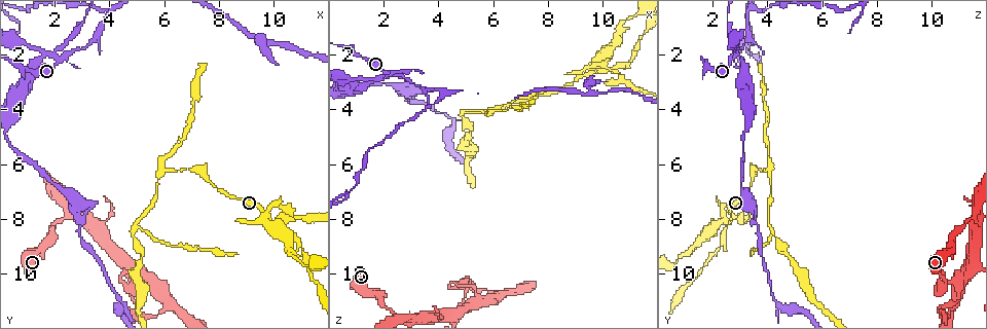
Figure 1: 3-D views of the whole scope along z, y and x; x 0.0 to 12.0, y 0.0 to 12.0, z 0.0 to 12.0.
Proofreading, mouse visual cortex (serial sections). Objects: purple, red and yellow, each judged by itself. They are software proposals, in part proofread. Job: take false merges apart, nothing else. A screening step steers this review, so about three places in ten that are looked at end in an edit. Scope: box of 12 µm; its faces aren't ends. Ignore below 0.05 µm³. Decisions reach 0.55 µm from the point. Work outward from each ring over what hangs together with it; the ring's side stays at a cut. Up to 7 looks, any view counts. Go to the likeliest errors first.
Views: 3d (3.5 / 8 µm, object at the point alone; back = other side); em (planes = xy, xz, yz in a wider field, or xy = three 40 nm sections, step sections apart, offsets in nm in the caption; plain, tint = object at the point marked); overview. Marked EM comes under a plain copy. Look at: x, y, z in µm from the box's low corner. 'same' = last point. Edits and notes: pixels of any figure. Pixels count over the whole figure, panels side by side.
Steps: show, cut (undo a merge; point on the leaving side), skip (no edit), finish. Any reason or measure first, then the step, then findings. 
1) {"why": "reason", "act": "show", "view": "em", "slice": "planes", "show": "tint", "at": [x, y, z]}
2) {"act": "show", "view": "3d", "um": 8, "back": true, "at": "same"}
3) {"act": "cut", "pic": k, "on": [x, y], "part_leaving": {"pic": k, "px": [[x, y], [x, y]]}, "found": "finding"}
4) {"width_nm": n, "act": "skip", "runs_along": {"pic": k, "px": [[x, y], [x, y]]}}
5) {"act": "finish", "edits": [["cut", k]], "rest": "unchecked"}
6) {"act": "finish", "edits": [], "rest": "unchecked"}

{"act": "show", "view": "3d", "um": 3.5, "at": [2.4, 2.0, 2.8]}

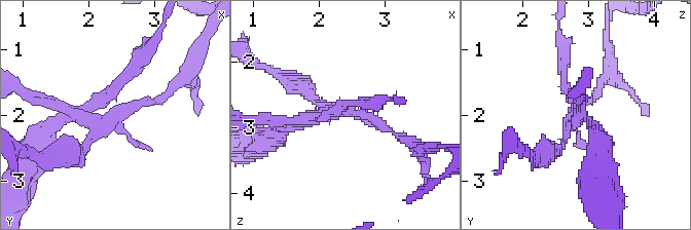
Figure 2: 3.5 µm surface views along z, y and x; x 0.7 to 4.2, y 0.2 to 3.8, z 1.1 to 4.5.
{"why": "now the EM", "act": "show", "view": "em", "slice": "xy", "step": 5, "show": "tint", "at": [2.50, 1.95, 2.75]}

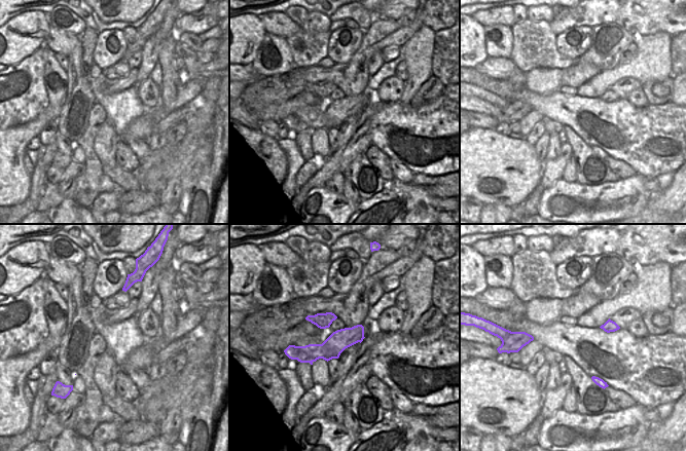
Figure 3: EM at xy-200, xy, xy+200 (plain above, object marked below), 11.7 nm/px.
{"width_nm": 240, "act": "cut", "pic": 2, "on": [292, 127], "part_leaving": {"pic": 2, "px": [[325, 111], [270, 140], [258, 140]]}, "found": "a second cell is stuck on"}

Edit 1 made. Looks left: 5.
{"act": "show", "view": "overview"}

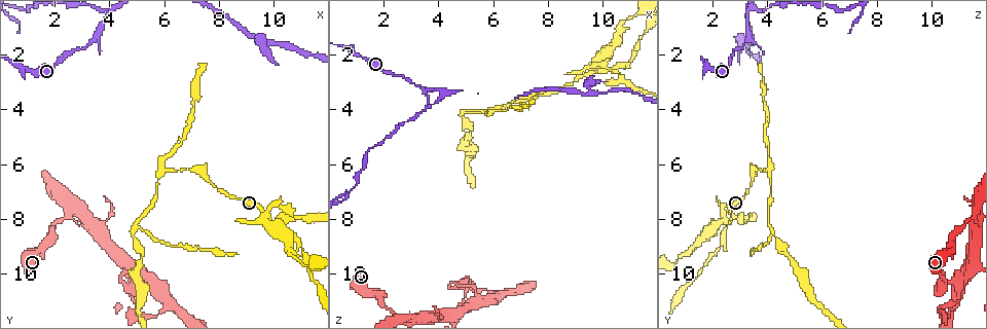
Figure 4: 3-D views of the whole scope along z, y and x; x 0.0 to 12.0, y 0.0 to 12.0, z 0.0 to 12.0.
{"why": "thin neck", "act": "show", "view": "3d", "um": 3.5, "at": [6.0, 6.1, 4.1]}

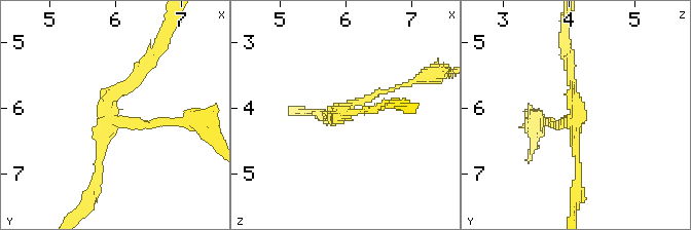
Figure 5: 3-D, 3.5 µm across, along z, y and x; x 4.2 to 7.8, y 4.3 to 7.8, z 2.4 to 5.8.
{"why": "shape alone is not enough", "act": "show", "view": "em", "slice": "xy", "step": 1, "show": "tint", "at": [5.90, 6.15, 4.05]}

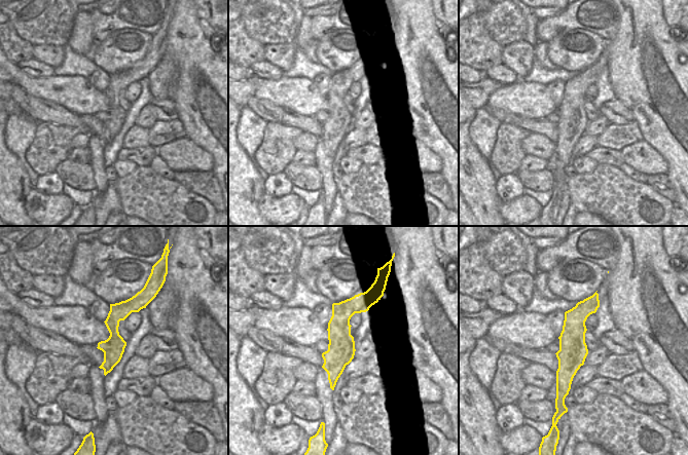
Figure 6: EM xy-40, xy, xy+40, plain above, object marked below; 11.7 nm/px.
{"arms": 3, "act": "cut", "pic": 5, "on": [570, 80], "part_leaving": {"pic": 5, "px": [[570, 119], [576, 125], [578, 163], [573, 211]]}, "found": "two cells meet here"}

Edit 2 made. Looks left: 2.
{"act": "finish", "edits": [["cut", 2], ["cut", 5]], "rest": "unchecked"}

